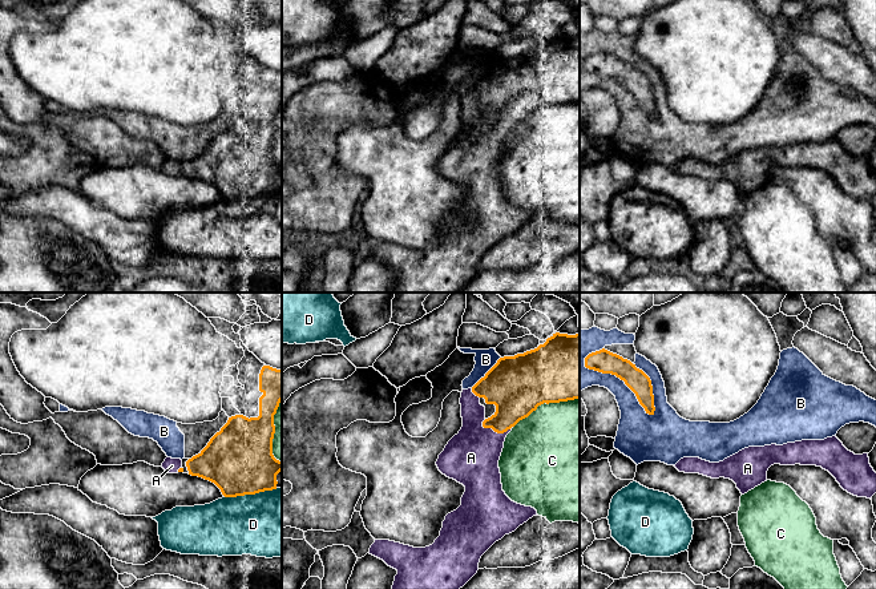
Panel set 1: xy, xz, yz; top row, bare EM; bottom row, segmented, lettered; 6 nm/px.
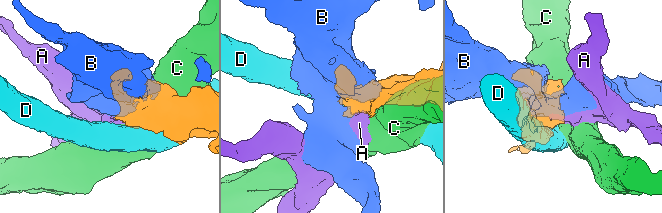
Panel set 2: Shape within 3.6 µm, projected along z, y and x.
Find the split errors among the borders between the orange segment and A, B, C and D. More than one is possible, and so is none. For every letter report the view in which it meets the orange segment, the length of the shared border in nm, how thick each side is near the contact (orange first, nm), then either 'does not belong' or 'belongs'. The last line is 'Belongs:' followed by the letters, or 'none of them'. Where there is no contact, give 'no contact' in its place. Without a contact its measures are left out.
A: xz | 190 nm | 280/340 nm | belongs
B: yz | 550 nm | 140/160 nm | does not belong
C: xz | 440 nm | 400/460 nm | does not belong
D: xy | 320 nm | 420/420 nm | does not belong
Belongs: A

